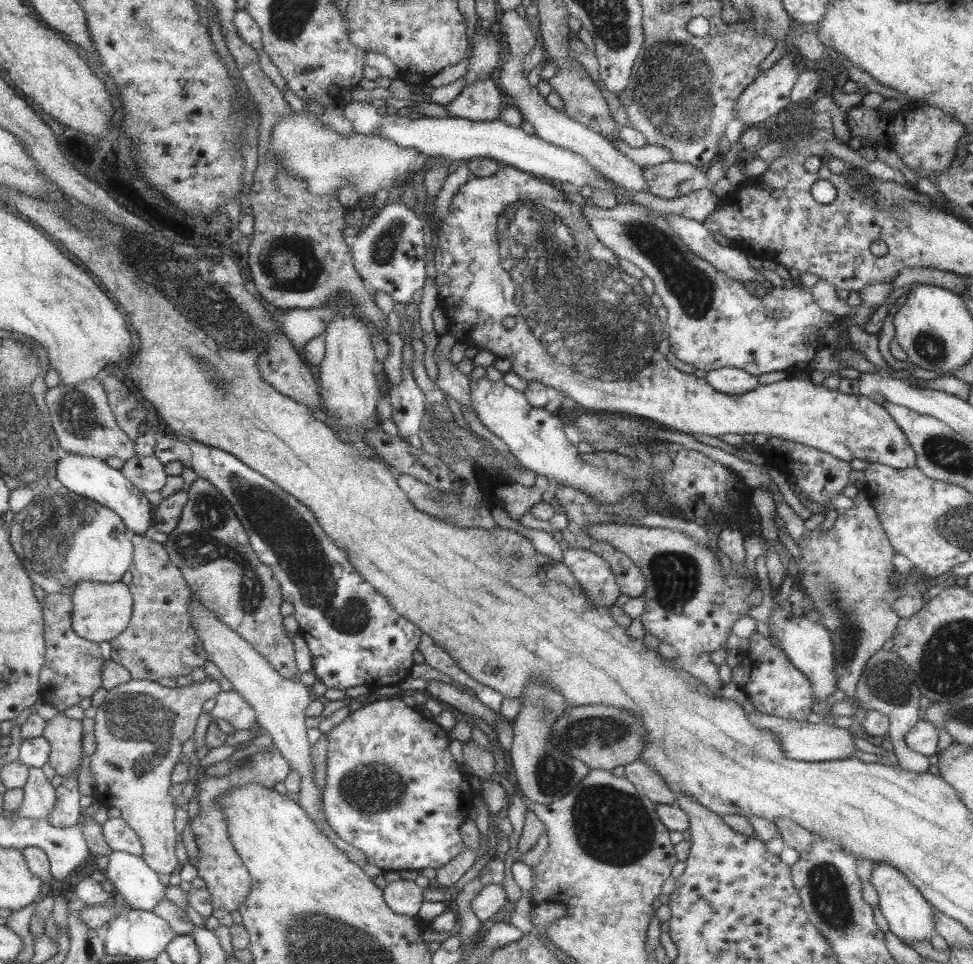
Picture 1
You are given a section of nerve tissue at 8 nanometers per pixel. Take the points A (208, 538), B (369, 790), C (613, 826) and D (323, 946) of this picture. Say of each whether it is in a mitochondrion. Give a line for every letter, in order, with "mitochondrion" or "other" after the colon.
A: mitochondrion
B: mitochondrion
C: mitochondrion
D: mitochondrion

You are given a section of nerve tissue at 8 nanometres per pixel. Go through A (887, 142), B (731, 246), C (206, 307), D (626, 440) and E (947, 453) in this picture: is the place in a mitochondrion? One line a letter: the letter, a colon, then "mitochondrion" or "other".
A: other
B: other
C: mitochondrion
D: mitochondrion
E: mitochondrion

